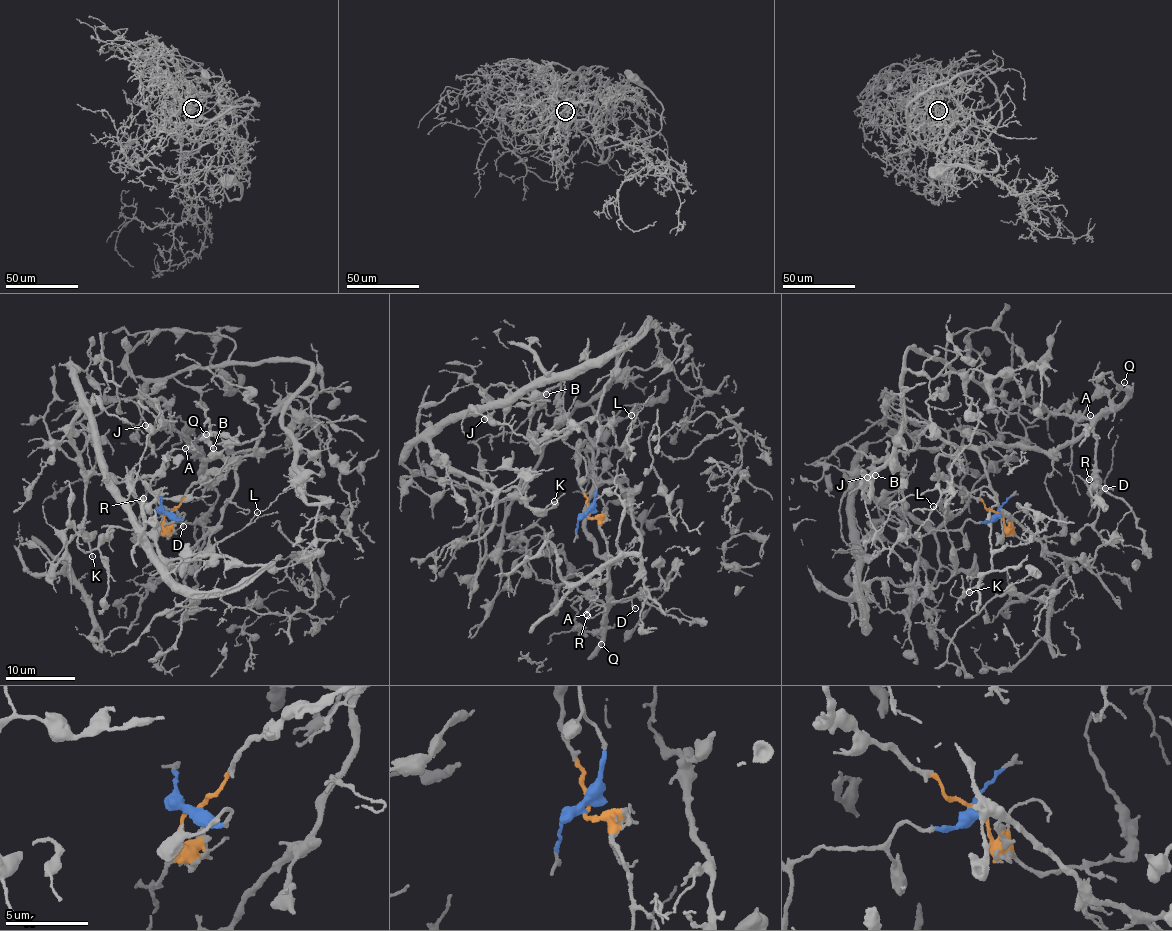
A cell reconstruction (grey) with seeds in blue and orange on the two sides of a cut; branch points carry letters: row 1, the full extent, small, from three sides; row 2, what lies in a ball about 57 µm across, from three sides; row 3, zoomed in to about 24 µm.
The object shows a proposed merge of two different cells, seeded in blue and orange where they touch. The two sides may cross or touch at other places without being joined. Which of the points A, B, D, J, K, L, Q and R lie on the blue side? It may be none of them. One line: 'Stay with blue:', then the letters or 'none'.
Stay with blue: J, K, L

